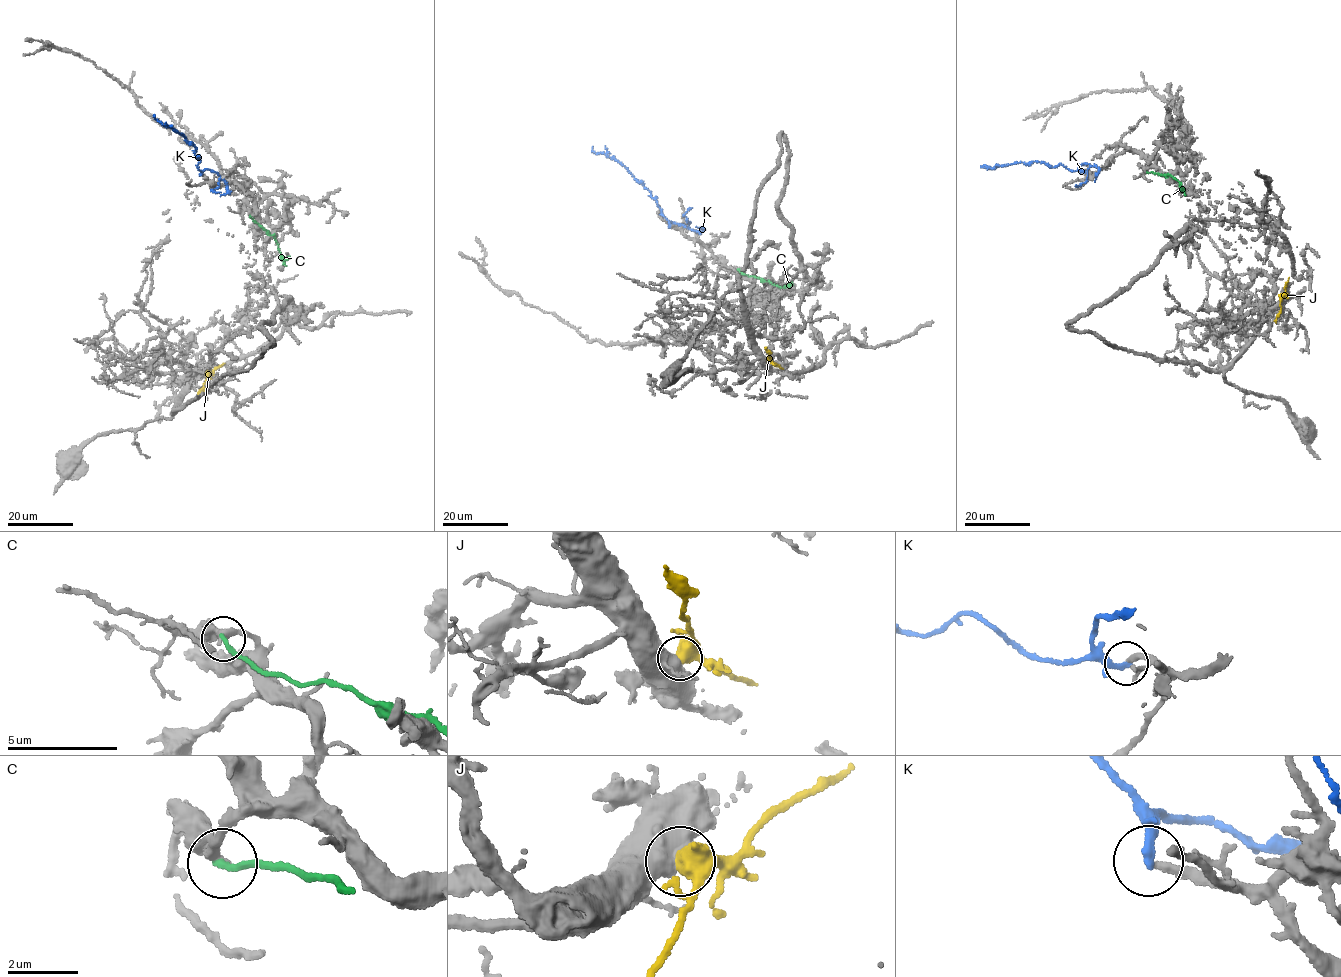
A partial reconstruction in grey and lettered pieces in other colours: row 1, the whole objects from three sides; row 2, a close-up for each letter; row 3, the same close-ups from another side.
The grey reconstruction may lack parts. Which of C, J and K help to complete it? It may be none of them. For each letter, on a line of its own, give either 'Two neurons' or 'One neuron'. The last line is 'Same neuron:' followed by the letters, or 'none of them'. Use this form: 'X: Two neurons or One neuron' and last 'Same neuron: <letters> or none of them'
C: Two neurons
J: Two neurons
K: Two neurons
Same neuron: none of them

